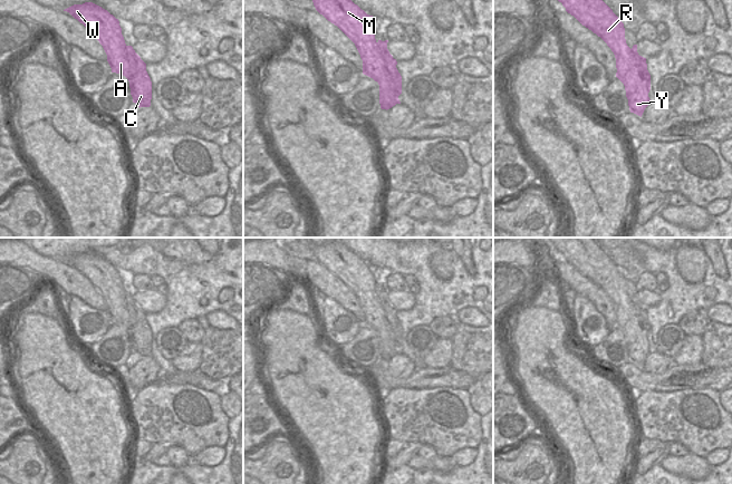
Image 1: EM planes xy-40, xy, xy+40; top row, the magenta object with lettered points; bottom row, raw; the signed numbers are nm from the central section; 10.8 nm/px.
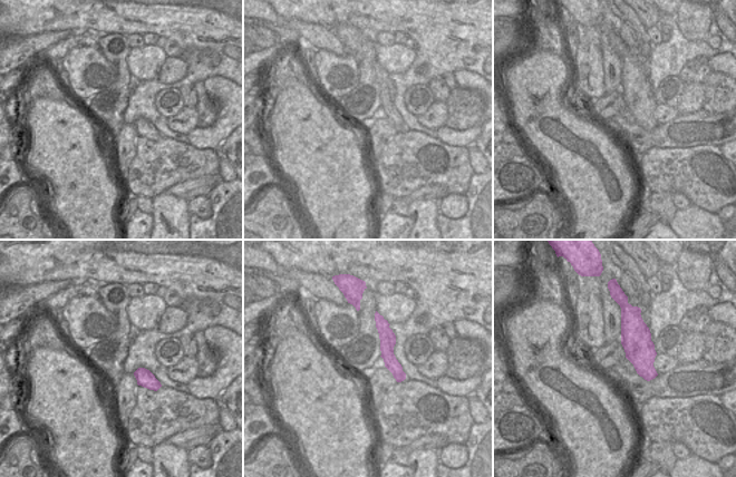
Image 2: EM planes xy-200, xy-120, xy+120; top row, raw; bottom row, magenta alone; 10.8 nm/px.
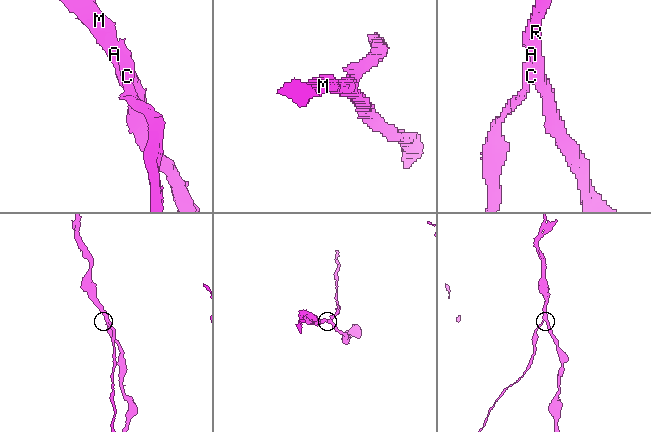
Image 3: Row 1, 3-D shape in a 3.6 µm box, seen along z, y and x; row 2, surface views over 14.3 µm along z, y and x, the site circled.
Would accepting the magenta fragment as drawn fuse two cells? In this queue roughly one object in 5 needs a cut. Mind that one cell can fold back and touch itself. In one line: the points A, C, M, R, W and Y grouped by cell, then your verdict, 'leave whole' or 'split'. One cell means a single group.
A M R W Y / C; split

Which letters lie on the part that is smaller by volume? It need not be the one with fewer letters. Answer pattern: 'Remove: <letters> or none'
Remove: C

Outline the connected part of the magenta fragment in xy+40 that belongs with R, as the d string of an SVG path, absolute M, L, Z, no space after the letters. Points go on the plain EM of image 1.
M549 238L556 249L562 253L566 261L574 265L582 275L600 287L611 299L616 308L616 327L624 333L630 362L642 367L645 358L651 354L647 331L640 330L637 320L640 312L633 311L633 301L625 289L625 278L620 269L600 249L595 238Z

